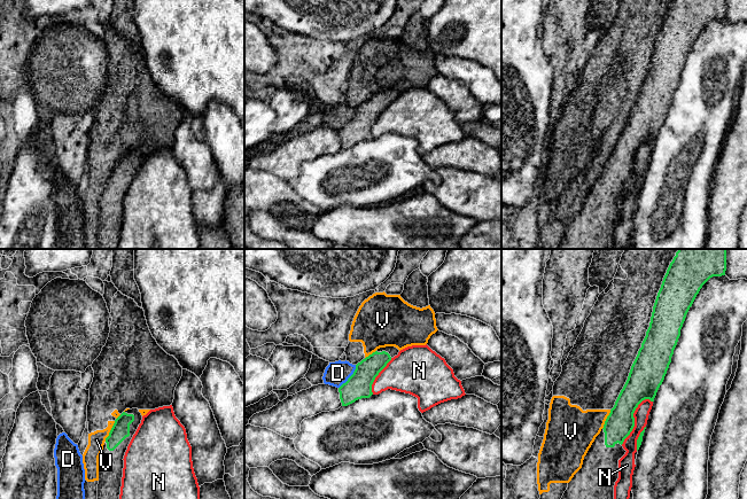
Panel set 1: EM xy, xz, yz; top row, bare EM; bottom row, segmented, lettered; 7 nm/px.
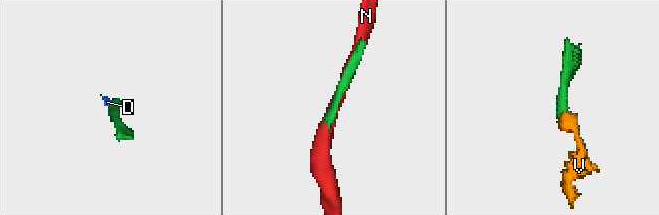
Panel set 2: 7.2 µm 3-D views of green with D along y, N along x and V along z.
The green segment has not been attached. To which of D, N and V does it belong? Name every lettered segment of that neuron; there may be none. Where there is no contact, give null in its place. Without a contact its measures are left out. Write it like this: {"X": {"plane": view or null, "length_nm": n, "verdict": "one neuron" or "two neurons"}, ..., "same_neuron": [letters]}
{"D": {"plane": "xz", "length_nm": 200, "verdict": "two neurons"}, "N": {"plane": "yz", "length_nm": 380, "verdict": "two neurons"}, "V": {"plane": "xy", "length_nm": 160, "verdict": "two neurons"}, "same_neuron": []}

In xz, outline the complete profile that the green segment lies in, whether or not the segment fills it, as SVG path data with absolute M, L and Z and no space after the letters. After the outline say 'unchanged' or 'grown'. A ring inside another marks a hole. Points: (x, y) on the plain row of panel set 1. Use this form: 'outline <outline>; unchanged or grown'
outline M395 89L380 91L358 106L353 117L339 131L342 149L369 141L375 120L398 95Z; grown

